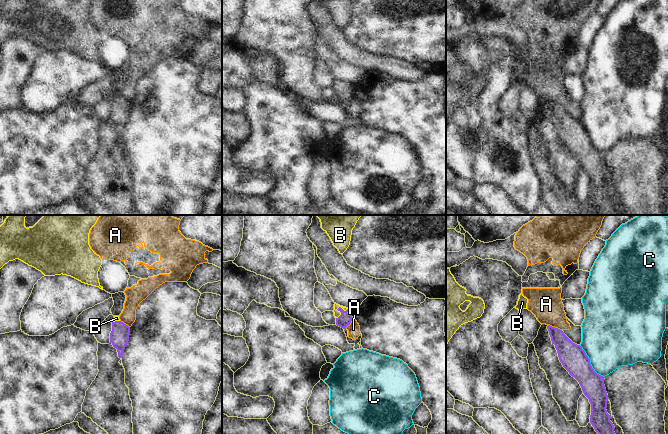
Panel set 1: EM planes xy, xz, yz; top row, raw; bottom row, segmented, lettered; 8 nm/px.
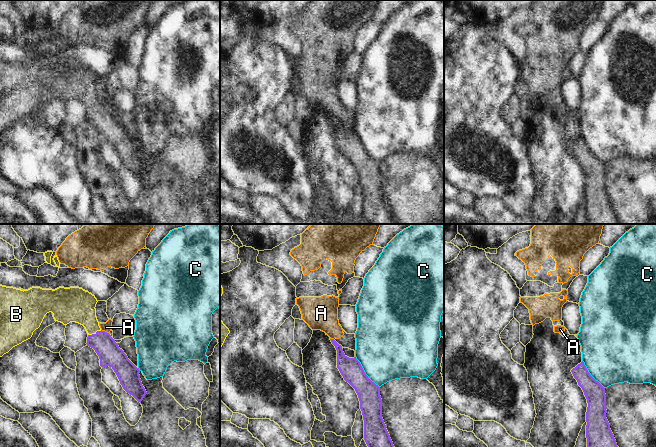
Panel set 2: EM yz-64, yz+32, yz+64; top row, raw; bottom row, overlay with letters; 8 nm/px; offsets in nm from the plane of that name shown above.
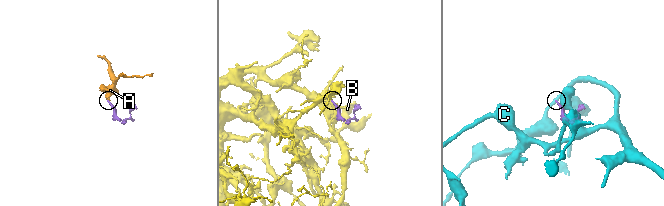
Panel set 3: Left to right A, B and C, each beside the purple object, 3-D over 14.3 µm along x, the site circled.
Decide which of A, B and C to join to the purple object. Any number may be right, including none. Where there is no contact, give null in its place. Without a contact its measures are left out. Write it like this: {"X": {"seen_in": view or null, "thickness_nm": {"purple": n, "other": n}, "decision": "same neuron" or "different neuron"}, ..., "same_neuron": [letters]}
{"A": {"seen_in": "yz", "thickness_nm": {"purple": 190, "other": 260}, "decision": "different neuron"}, "B": {"seen_in": "xz", "thickness_nm": {"purple": 100, "other": 50}, "decision": "same neuron"}, "C": {"seen_in": "yz", "thickness_nm": {"purple": 200, "other": 460}, "decision": "different neuron"}, "same_neuron": ["B"]}

